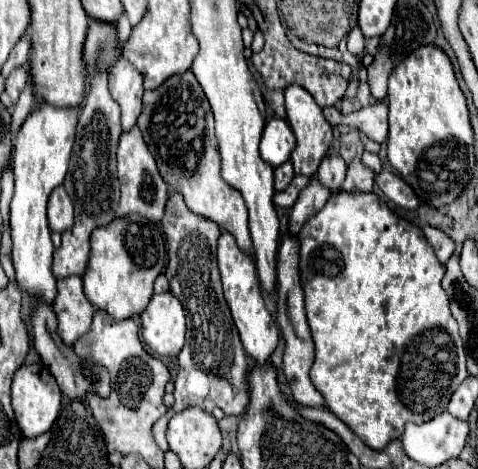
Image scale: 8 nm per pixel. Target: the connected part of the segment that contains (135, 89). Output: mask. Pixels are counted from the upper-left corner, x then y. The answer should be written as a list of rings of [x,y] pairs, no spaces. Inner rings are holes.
[[[122,56],[108,68],[108,90],[120,106],[122,128],[130,130],[142,112],[142,76]]]

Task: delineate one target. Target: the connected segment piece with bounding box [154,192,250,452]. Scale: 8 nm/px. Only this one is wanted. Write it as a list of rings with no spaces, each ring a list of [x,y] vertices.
[[[174,192],[166,202],[166,214],[162,218],[162,228],[168,246],[168,266],[166,278],[170,282],[170,292],[180,300],[186,312],[186,344],[178,354],[178,376],[174,390],[174,406],[154,424],[154,440],[166,452],[166,426],[170,418],[190,406],[200,406],[208,412],[220,408],[228,416],[238,416],[248,406],[248,382],[250,360],[242,348],[238,330],[232,322],[230,308],[222,296],[222,282],[216,264],[216,240],[220,236],[220,226],[208,218],[192,214],[182,196]]]

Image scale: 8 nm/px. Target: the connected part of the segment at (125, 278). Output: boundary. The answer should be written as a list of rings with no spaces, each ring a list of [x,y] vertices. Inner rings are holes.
[[[144,216],[116,218],[90,236],[90,262],[82,276],[86,298],[116,320],[138,316],[152,298],[154,280],[166,266],[166,246],[160,226]]]

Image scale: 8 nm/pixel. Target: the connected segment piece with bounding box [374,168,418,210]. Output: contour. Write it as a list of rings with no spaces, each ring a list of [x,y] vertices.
[[[382,168],[382,170],[374,176],[374,182],[376,182],[376,186],[378,186],[394,204],[398,204],[398,206],[402,206],[402,208],[406,208],[406,210],[418,208],[418,198],[416,198],[416,194],[412,192],[412,188],[410,188],[402,178],[396,176],[394,172]]]

